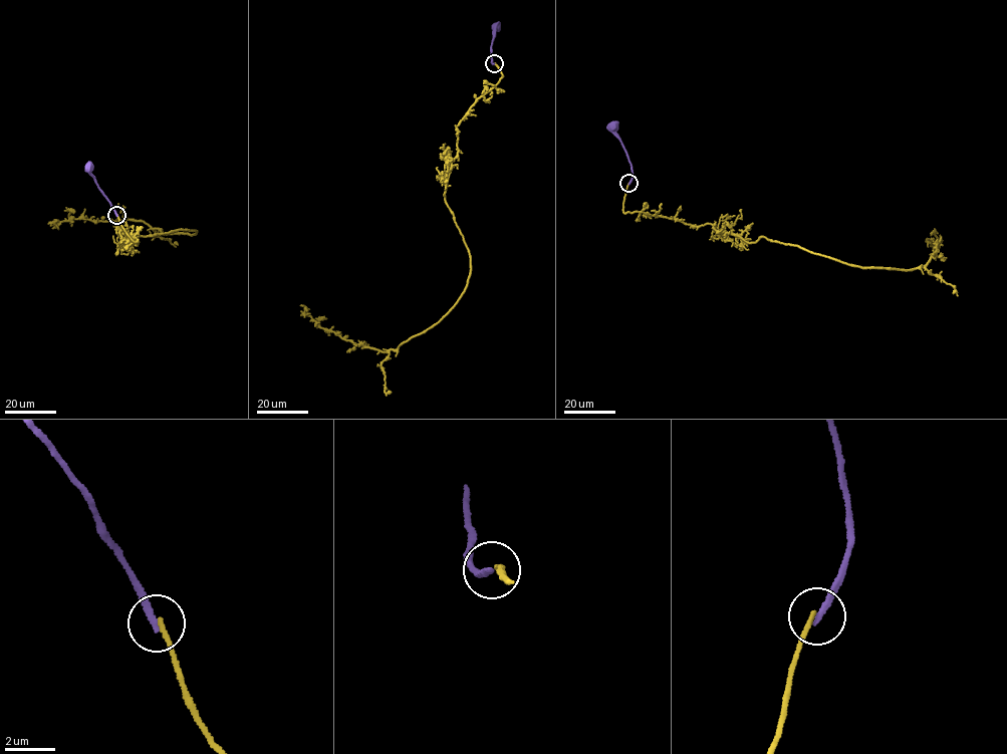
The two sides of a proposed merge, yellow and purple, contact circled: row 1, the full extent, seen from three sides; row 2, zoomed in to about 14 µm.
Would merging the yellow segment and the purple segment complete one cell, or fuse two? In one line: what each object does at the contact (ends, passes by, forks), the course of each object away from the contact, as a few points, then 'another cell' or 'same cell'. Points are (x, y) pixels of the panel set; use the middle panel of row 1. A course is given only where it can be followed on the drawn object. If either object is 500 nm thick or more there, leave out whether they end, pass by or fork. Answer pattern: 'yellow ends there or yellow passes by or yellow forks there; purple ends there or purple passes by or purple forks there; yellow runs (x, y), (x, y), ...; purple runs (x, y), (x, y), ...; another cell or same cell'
yellow ends there; purple ends there; yellow runs (494, 63), (502, 77), (457, 127), (446, 187), (470, 256), (456, 304), (385, 351), (323, 329), (300, 305); purple runs (494, 63), (491, 50), (497, 29); another cell

